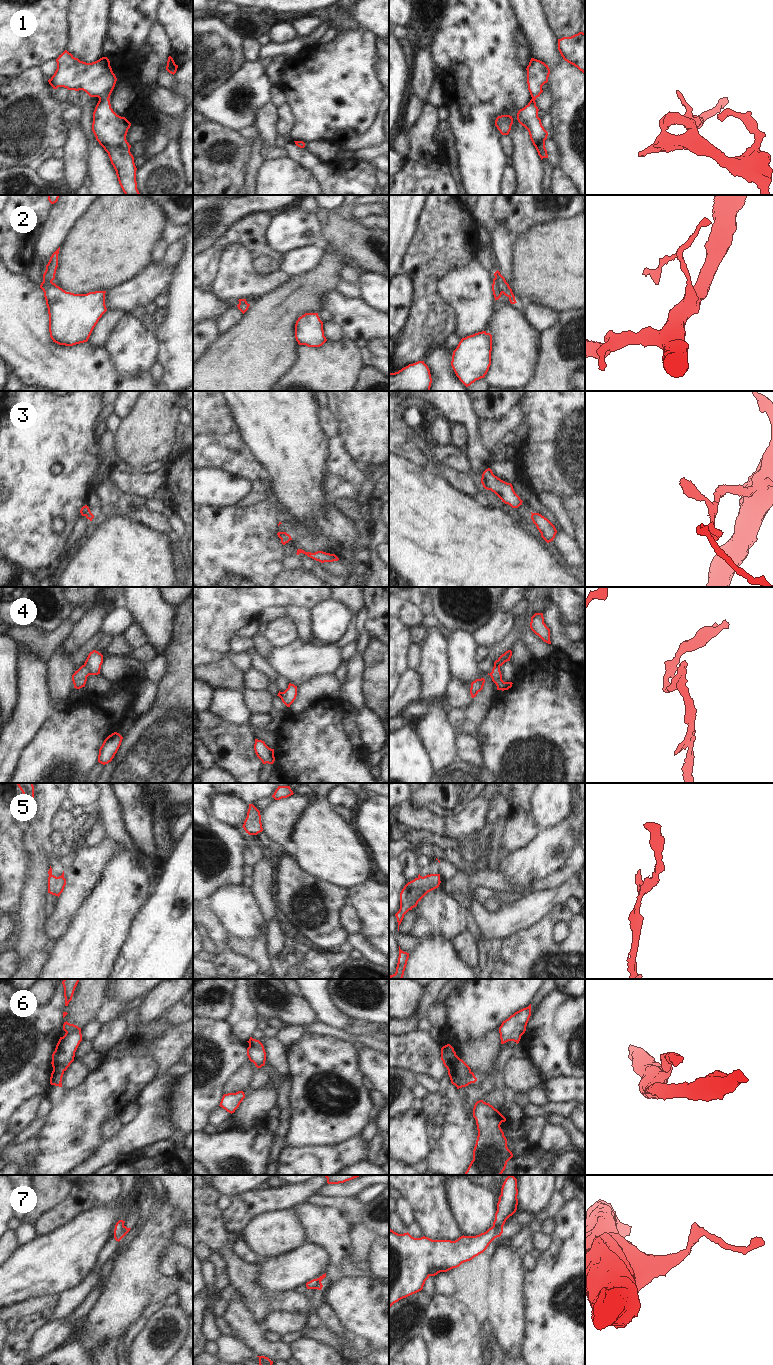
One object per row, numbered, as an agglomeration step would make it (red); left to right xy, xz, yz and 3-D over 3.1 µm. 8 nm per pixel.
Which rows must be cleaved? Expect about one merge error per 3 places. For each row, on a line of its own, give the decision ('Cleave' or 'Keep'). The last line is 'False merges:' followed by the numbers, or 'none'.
1: Keep
2: Cleave
3: Keep
4: Cleave
5: Keep
6: Keep
7: Keep
False merges: 2, 4.

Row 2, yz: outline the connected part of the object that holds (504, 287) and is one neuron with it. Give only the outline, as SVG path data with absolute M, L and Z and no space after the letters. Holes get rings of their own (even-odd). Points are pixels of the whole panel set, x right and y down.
M497 270L494 273L495 279L499 283L499 289L500 291L507 297L511 299L515 299L515 296L512 292L512 289L510 288L509 284L506 282L505 278L500 274L500 272Z

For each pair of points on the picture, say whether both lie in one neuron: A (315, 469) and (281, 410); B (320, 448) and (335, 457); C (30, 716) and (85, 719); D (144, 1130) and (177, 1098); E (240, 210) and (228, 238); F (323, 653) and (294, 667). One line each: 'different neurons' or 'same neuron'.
A: same neuron
B: different neurons
C: different neurons
D: different neurons
E: different neurons
F: same neuron

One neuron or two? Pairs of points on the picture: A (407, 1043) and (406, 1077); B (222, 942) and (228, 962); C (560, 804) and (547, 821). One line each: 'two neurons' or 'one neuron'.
A: two neurons
B: two neurons
C: one neuron

